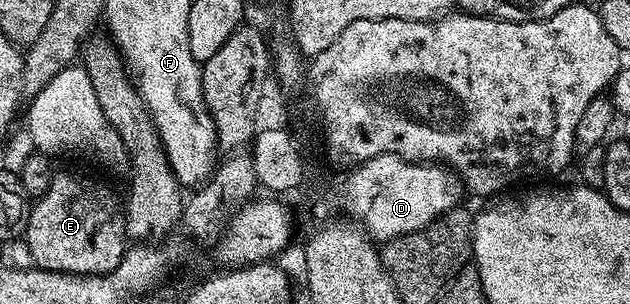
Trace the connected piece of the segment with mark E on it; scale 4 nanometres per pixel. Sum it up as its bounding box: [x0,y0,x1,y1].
[24,173,128,274]

